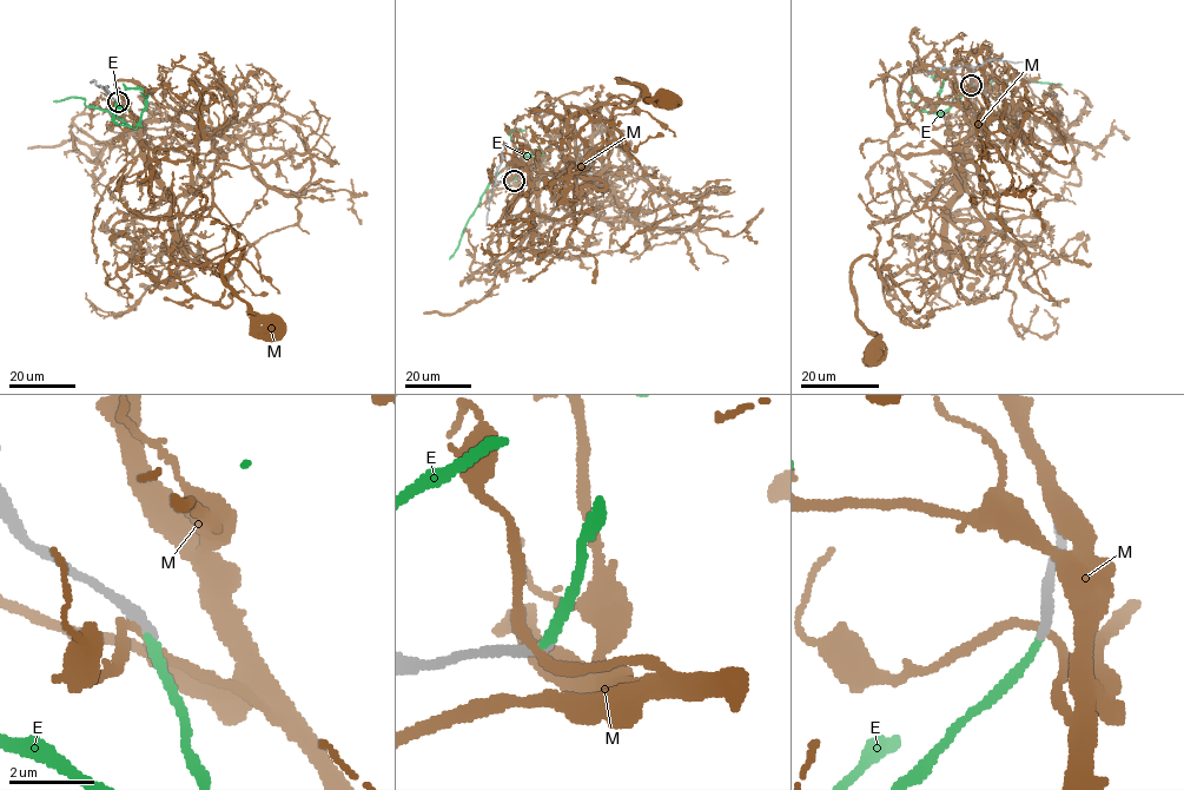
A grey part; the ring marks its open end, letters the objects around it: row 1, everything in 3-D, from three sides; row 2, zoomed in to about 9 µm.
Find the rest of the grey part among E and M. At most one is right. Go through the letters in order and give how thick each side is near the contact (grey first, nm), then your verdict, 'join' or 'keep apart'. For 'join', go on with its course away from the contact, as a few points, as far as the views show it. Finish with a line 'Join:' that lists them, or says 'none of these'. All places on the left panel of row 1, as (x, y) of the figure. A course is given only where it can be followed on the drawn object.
E: 280/190 nm | join | via (117, 103), (119, 117), (87, 106), (84, 99), (53, 101)
M: 300/200 nm | keep apart
Join: E

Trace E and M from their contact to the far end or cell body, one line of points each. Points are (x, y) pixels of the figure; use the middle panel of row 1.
E: (513, 182), (517, 170), (515, 164), (503, 169), (493, 179), (449, 258)
M: (513, 182), (535, 184), (596, 150), (612, 112), (639, 98), (640, 90), (619, 79), (656, 100), (668, 98)

